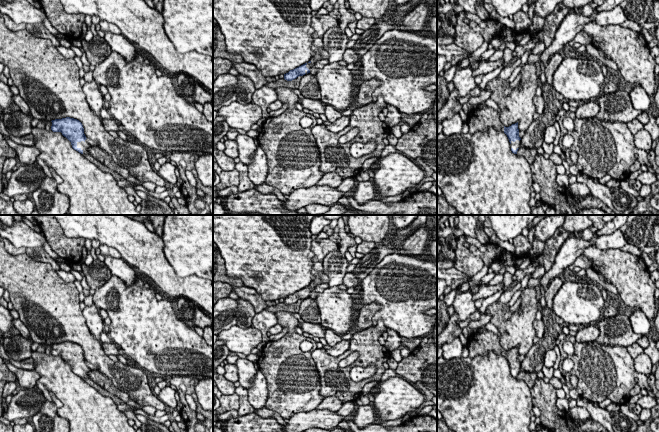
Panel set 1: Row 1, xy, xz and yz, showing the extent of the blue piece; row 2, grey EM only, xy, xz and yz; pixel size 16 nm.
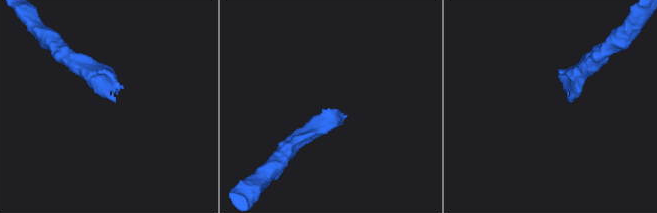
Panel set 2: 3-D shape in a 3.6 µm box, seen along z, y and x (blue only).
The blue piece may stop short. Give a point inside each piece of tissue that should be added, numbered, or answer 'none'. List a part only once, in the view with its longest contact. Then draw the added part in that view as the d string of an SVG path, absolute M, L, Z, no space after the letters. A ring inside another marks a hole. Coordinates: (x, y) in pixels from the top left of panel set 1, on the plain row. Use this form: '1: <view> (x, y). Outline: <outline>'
1: xy (84, 370). Outline: M87 363L85 365L77 366L77 372L80 372L83 375L83 379L90 379L88 376L88 372L91 369L87 366Z

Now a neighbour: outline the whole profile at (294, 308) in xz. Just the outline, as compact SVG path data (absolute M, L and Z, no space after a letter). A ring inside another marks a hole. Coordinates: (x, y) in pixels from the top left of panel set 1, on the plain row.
M299 300L292 305L287 305L285 303L279 303L279 304L276 304L275 306L273 306L273 305L267 306L267 308L265 310L273 311L275 313L278 311L287 311L287 312L291 312L291 313L298 313L302 301L303 300Z

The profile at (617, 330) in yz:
M626 314L602 317L595 326L600 331L596 341L603 345L628 347L642 337L641 334L633 332L629 316Z

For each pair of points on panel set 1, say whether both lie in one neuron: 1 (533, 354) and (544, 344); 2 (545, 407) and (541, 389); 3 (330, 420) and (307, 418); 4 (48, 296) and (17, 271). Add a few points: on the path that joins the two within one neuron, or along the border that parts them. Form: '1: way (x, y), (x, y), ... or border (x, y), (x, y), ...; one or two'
1: way (536, 352), (541, 347); one
2: way (545, 403), (542, 393); one
3: way (324, 419), (313, 419); one
4: way (40, 294), (25, 279); one

